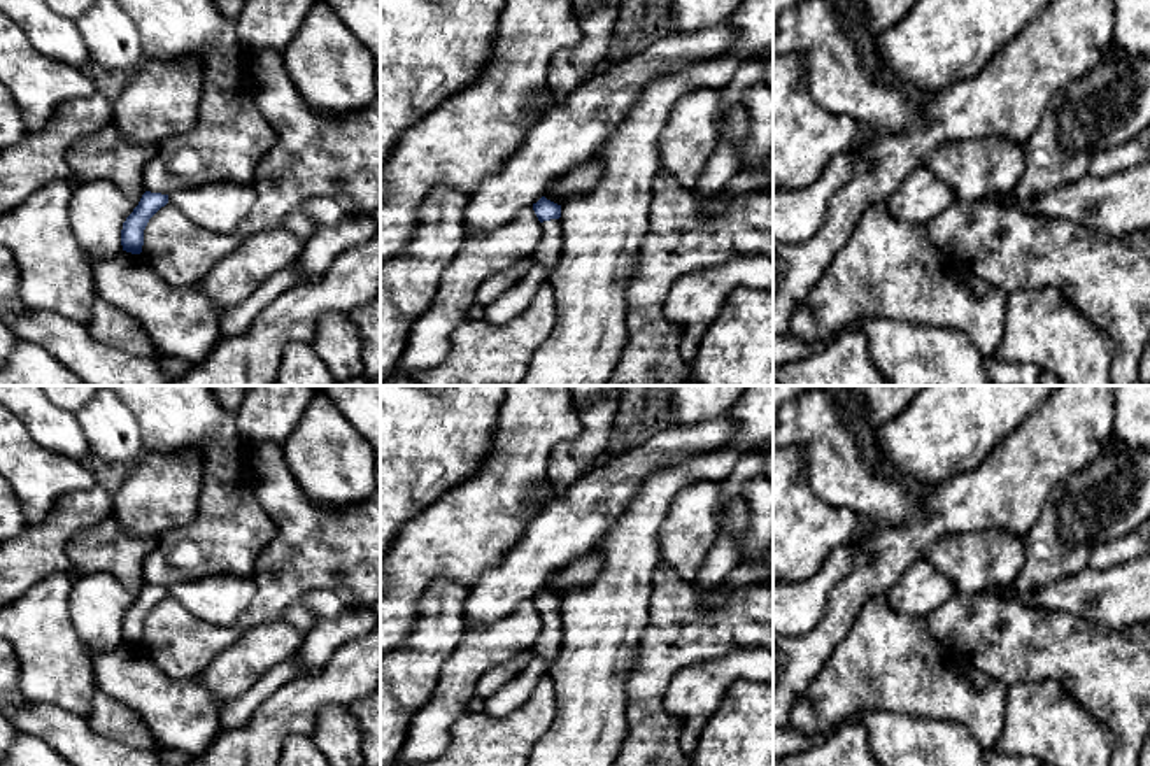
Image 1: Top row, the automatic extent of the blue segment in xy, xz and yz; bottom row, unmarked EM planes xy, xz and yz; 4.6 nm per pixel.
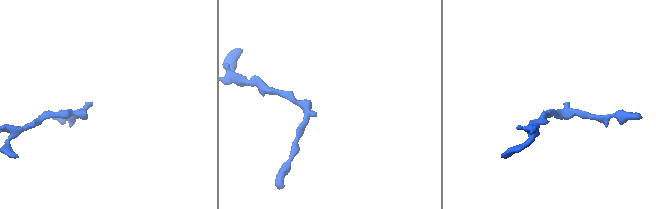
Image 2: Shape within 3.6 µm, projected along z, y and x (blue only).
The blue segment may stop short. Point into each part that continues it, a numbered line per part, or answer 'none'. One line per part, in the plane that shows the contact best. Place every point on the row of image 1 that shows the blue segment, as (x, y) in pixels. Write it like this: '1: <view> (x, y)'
1: xz (549, 249)

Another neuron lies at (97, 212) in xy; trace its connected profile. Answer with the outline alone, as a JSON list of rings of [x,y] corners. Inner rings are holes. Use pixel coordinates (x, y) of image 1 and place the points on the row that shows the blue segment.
[[[107,181],[74,186],[68,217],[77,242],[93,265],[123,251],[123,223],[133,209],[126,195]]]

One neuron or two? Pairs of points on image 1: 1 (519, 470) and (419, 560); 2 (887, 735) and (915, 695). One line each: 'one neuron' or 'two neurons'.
1: one neuron
2: two neurons

